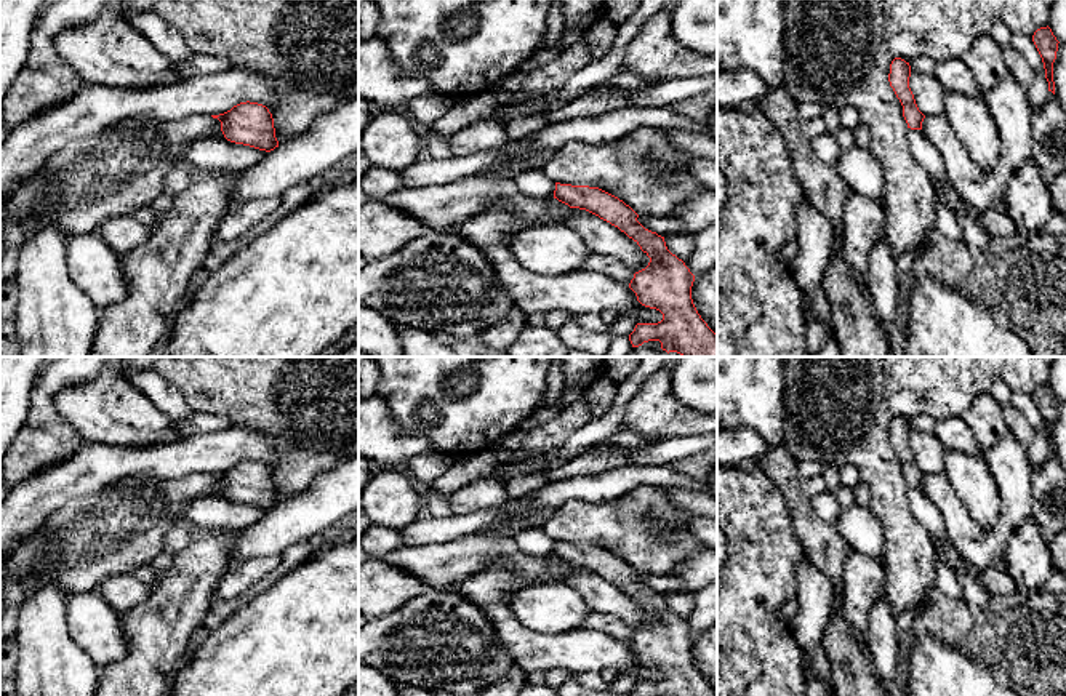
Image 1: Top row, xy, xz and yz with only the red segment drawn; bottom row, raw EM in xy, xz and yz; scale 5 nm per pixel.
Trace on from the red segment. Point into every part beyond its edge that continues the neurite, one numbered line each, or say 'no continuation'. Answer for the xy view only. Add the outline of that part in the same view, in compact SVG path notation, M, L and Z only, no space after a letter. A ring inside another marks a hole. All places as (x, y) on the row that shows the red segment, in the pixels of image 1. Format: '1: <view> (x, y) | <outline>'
no continuation

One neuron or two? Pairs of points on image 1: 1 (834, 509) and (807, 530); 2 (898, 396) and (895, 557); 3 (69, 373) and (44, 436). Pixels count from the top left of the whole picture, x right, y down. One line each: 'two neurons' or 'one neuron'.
1: two neurons
2: one neuron
3: one neuron

